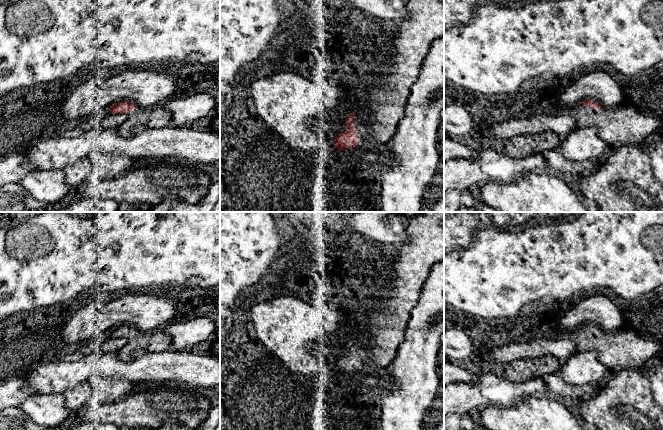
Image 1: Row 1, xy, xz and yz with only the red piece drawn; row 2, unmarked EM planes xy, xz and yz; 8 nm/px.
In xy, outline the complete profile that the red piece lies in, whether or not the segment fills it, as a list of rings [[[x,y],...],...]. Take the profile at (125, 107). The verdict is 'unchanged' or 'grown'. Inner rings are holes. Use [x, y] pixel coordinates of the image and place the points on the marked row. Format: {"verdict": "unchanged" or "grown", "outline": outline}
{"verdict": "grown", "outline": [[[121,101],[110,106],[109,112],[110,114],[123,113],[127,115],[124,123],[117,127],[118,133],[124,137],[130,136],[137,126],[160,128],[172,124],[173,115],[163,103],[151,107],[140,107],[129,101]]]}

